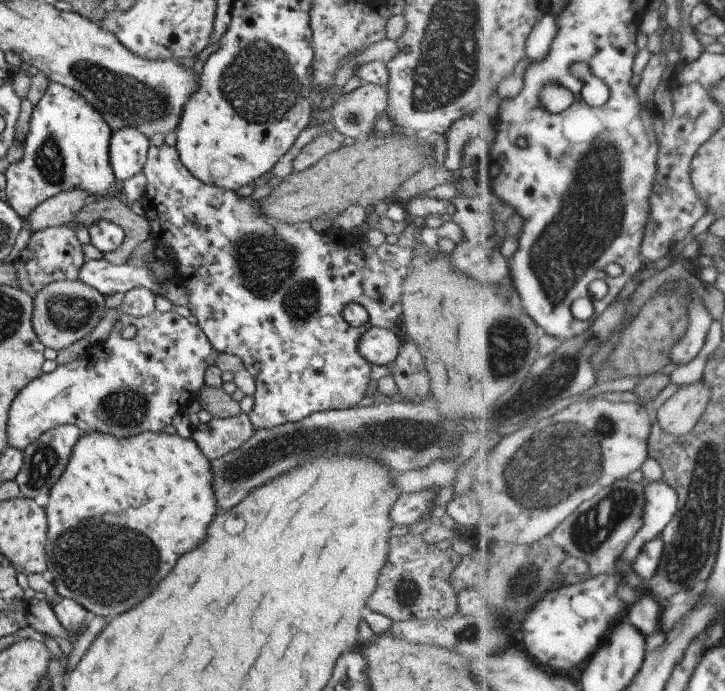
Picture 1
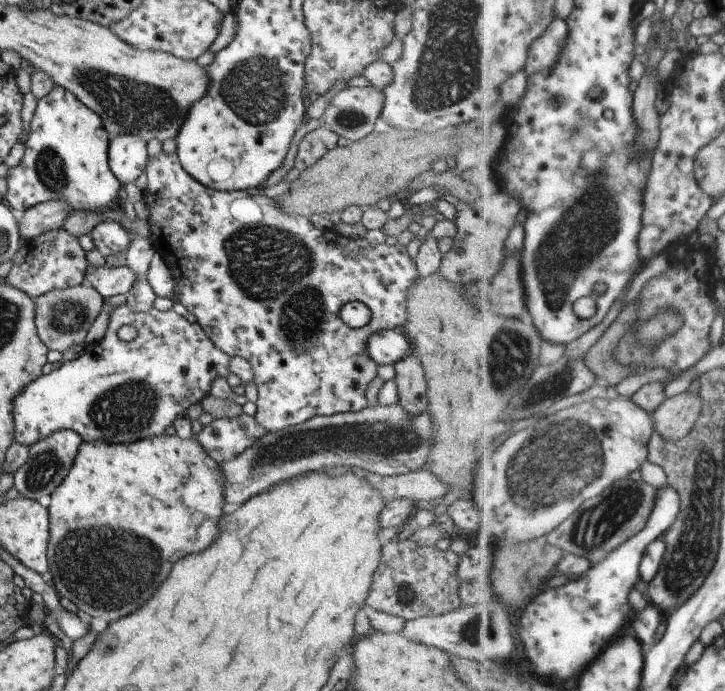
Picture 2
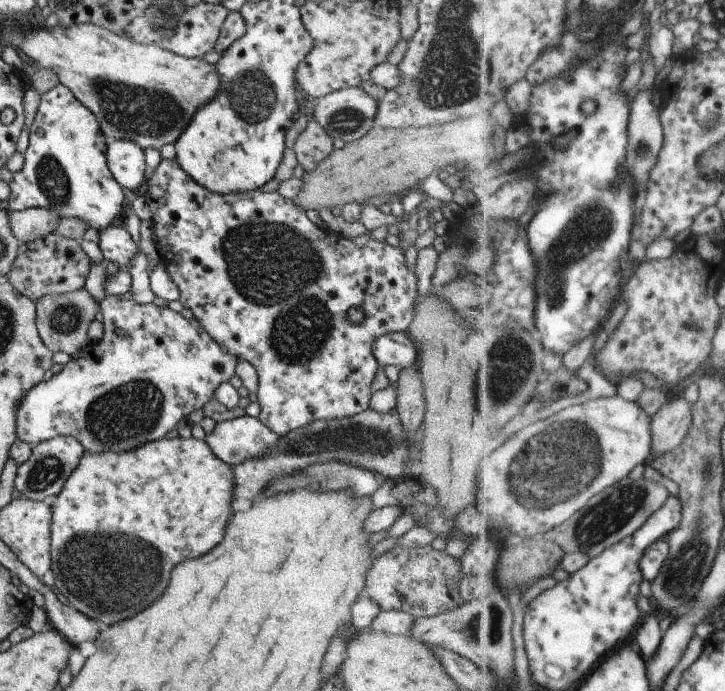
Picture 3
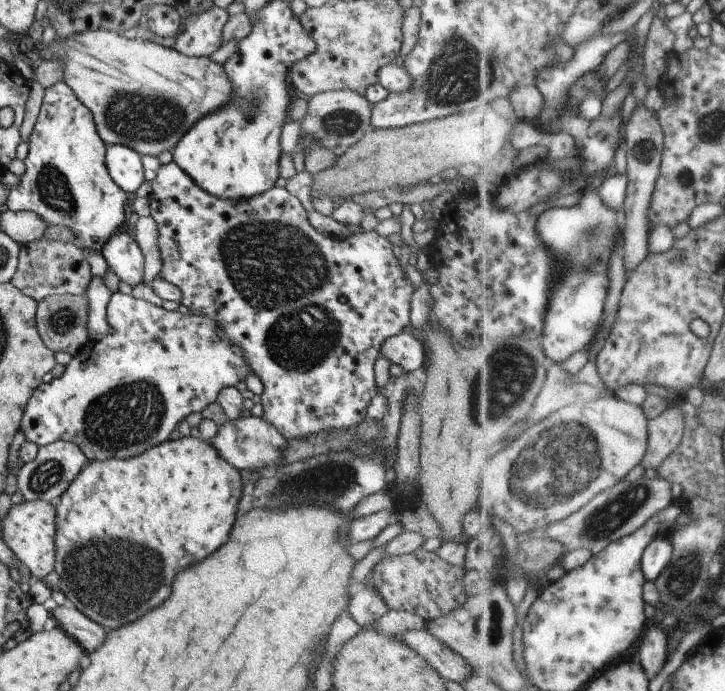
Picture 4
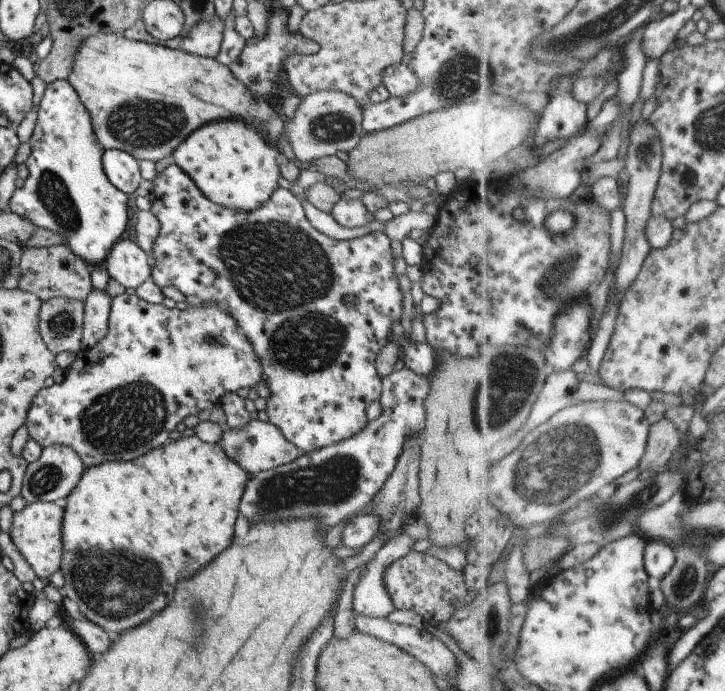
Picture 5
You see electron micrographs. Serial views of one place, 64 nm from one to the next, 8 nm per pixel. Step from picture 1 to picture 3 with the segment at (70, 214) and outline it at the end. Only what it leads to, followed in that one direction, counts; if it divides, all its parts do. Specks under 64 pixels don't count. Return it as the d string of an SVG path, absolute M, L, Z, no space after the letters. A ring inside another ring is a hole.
M32 208L24 211L7 211L8 225L20 244L51 234L60 224L55 211Z

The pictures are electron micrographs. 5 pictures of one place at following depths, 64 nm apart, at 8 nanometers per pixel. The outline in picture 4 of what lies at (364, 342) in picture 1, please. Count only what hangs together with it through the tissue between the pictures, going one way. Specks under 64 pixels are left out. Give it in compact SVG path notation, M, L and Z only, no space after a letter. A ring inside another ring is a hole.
M404 330L401 334L387 339L381 347L382 354L391 364L399 365L405 372L424 374L427 348L410 331Z

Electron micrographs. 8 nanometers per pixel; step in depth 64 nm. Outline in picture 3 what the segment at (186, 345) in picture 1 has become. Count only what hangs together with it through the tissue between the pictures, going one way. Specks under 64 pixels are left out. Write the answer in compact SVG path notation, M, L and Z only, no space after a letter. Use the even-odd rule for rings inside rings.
M107 295L104 300L102 300L99 310L99 317L104 325L104 337L100 342L93 342L92 346L86 350L86 354L82 354L80 358L72 358L68 364L63 366L62 372L53 375L52 378L46 380L46 382L40 382L26 394L25 400L20 404L20 409L17 413L16 439L36 446L47 442L50 438L72 436L76 438L77 442L80 442L84 451L88 453L103 454L108 452L124 453L127 452L127 450L132 451L150 442L165 438L166 434L171 432L173 428L176 428L180 420L187 419L187 416L195 410L203 409L203 407L215 397L216 390L219 386L229 383L230 379L235 376L238 357L226 351L222 345L217 344L196 318L186 320L182 314L173 312L167 307L158 308L158 306L155 306L153 303L139 304L133 299L130 300L130 298L128 298L128 300L126 300L126 298L117 295ZM118 330L124 330L126 334L120 336Z

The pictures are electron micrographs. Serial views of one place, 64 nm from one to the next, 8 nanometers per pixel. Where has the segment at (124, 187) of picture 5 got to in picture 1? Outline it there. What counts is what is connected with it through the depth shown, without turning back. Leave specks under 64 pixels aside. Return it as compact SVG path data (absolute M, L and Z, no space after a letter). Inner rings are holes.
M125 127L112 133L109 162L115 178L126 181L143 172L149 147L149 139L136 128Z

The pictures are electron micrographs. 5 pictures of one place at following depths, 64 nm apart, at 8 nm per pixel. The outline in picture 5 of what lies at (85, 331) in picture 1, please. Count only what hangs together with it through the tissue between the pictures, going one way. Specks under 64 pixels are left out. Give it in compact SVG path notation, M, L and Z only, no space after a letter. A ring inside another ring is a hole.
M52 298L43 302L39 330L48 351L56 356L81 349L84 312L83 302L78 300Z

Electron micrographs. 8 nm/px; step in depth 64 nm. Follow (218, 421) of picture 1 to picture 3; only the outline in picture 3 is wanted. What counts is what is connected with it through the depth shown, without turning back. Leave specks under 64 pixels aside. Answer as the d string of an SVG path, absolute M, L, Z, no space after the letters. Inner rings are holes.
M245 415L216 423L205 442L219 460L234 467L266 455L277 446L279 438L259 418Z

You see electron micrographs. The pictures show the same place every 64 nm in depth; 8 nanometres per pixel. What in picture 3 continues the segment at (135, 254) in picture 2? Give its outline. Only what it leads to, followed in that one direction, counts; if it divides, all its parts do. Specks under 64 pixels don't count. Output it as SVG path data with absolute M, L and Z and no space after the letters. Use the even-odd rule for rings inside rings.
M135 213L128 214L126 220L128 220L128 222L126 222L124 227L129 231L134 243L136 243L139 248L138 255L129 263L131 292L133 294L132 299L139 304L151 304L155 299L155 295L149 284L149 275L147 272L148 260L146 259L145 253L141 252L141 245L139 244L141 220Z

